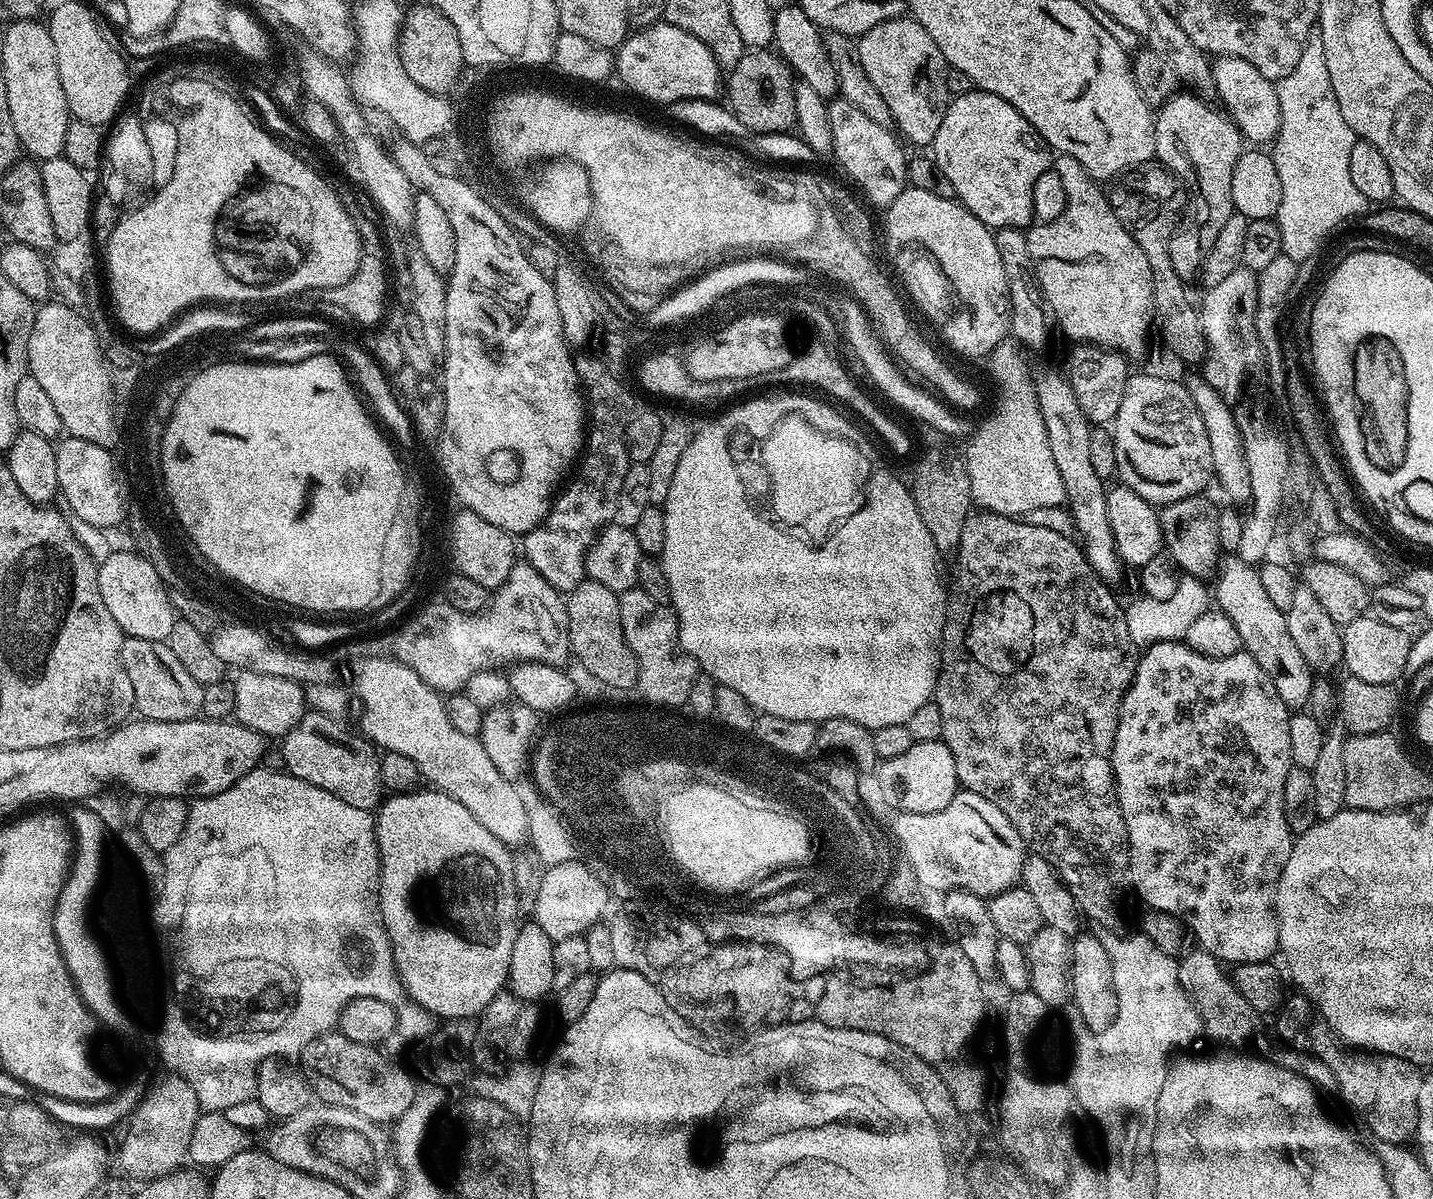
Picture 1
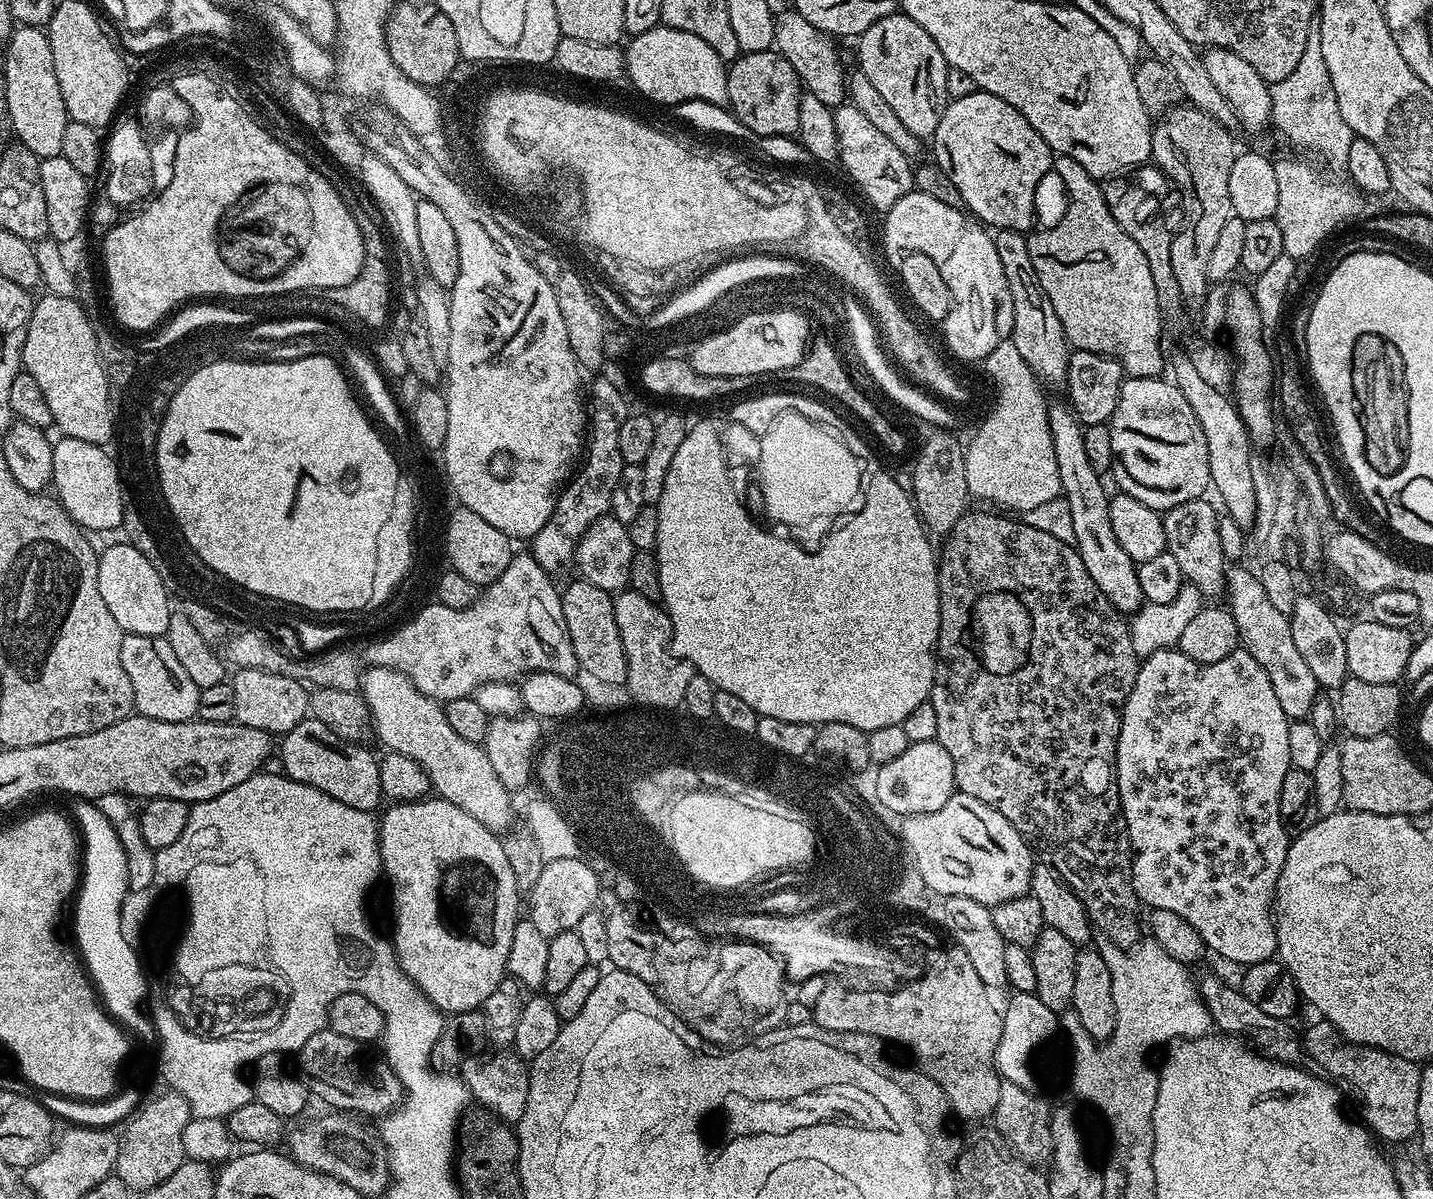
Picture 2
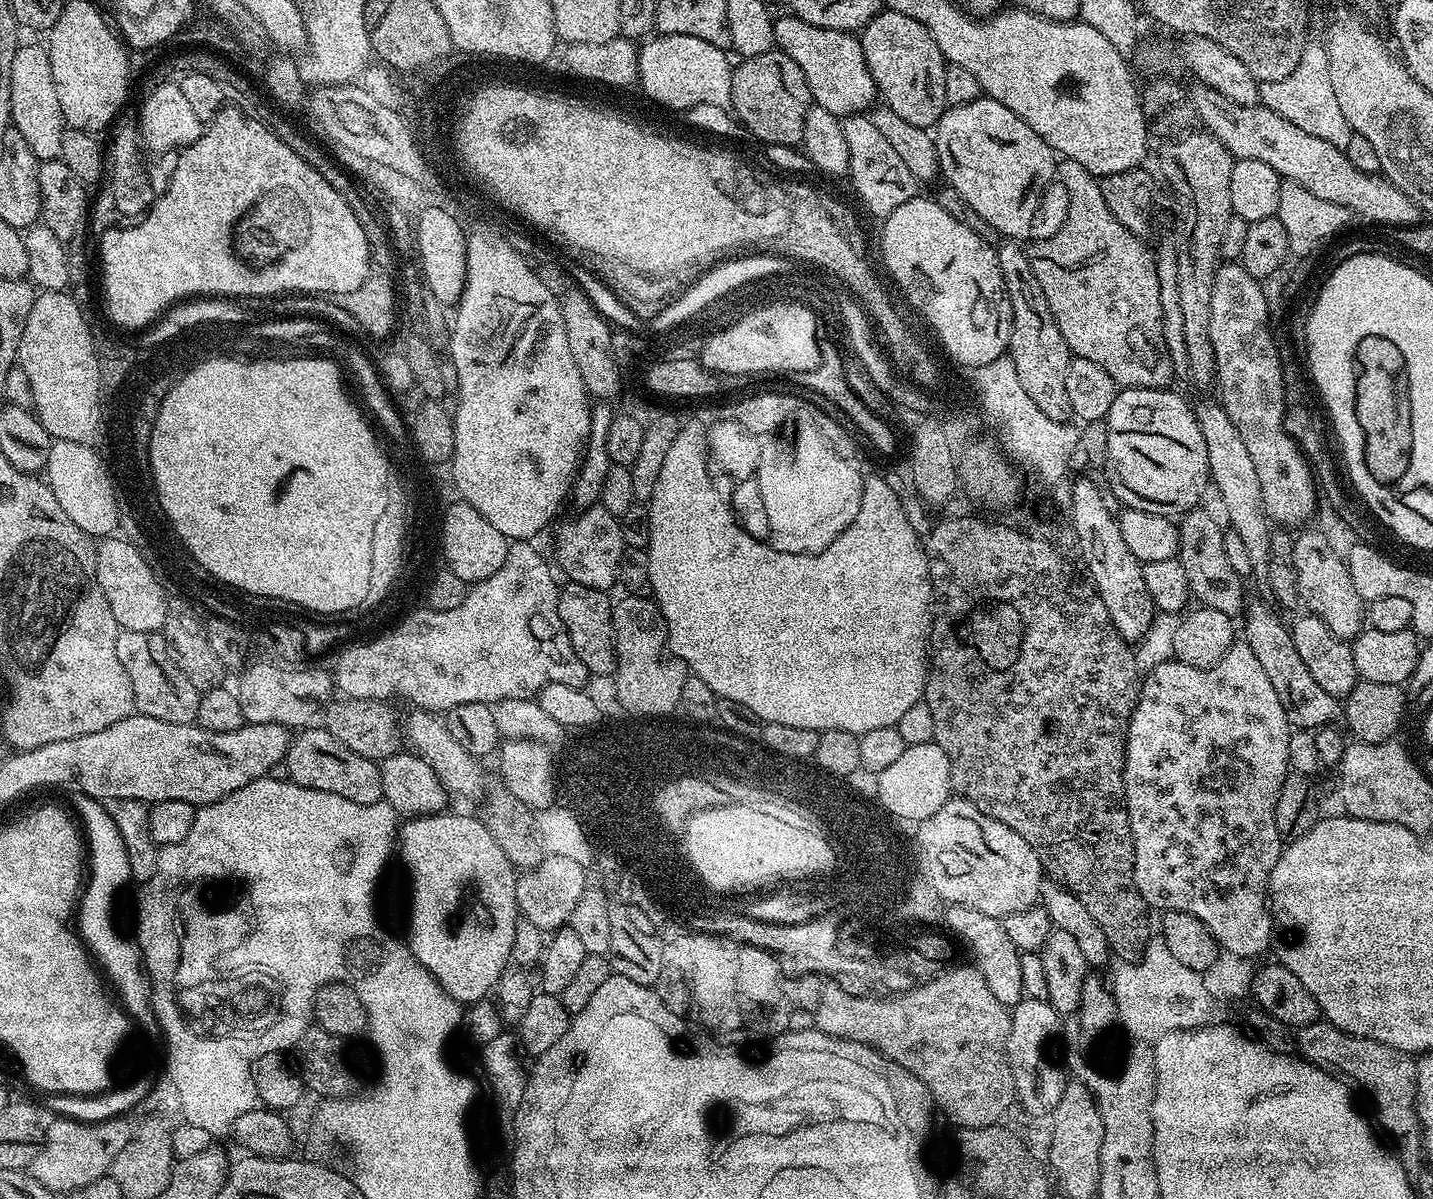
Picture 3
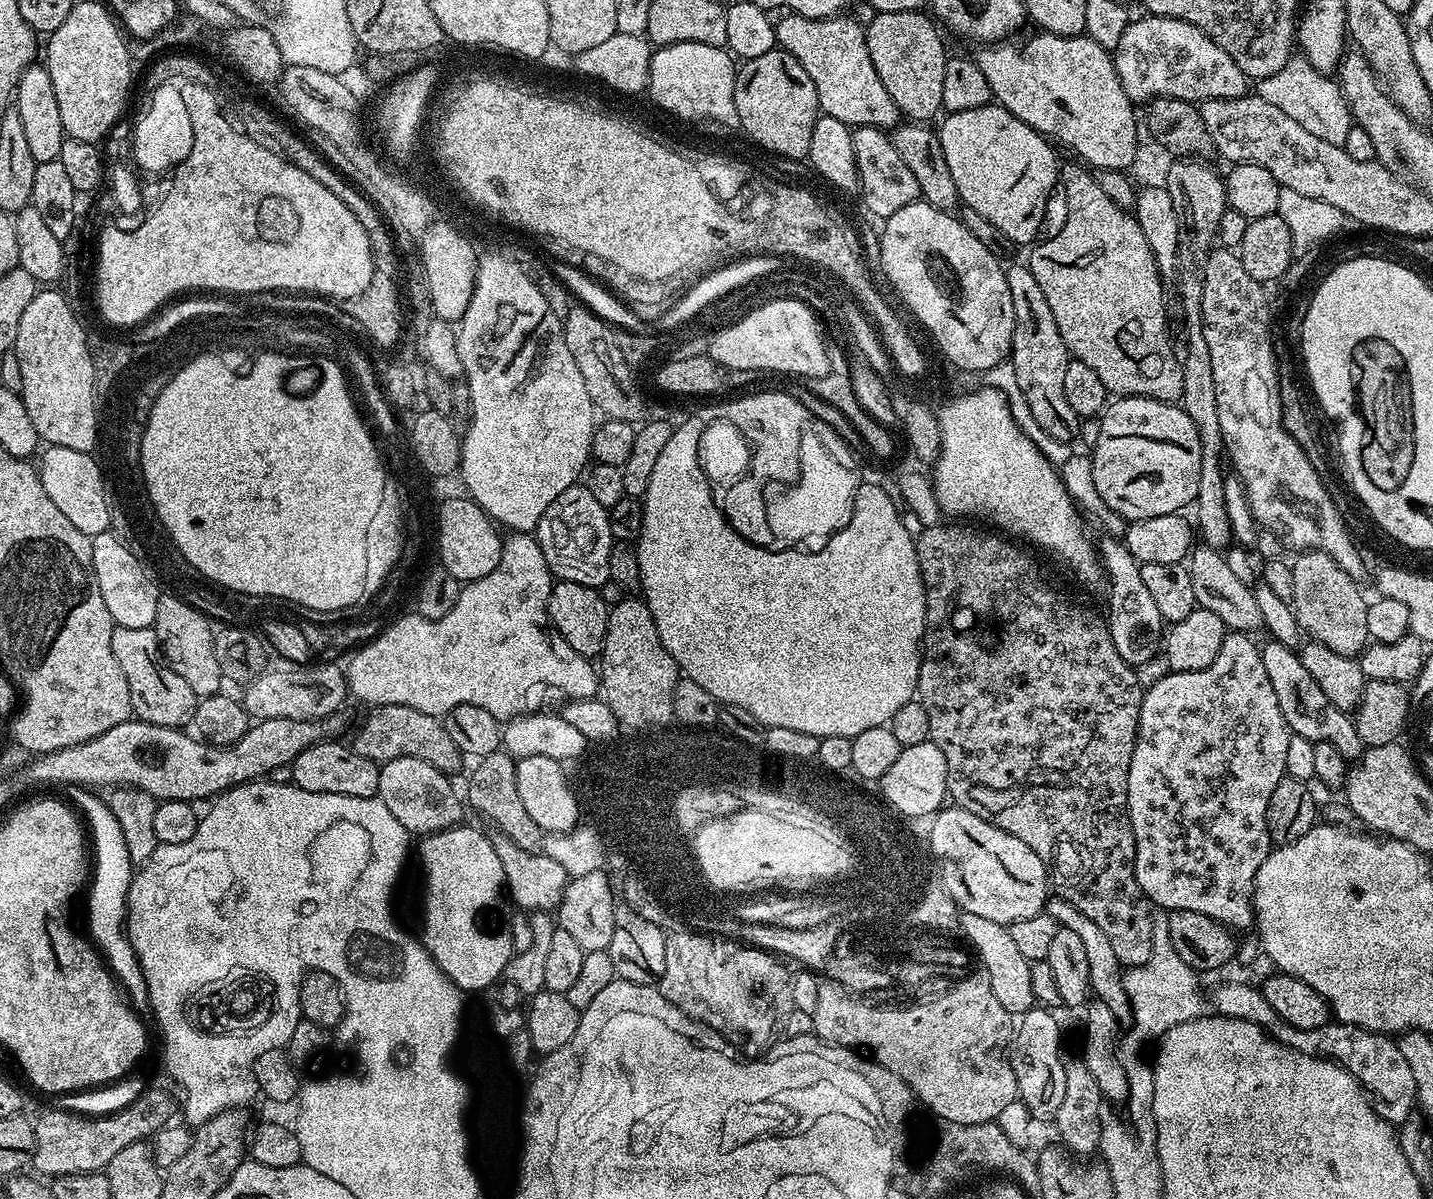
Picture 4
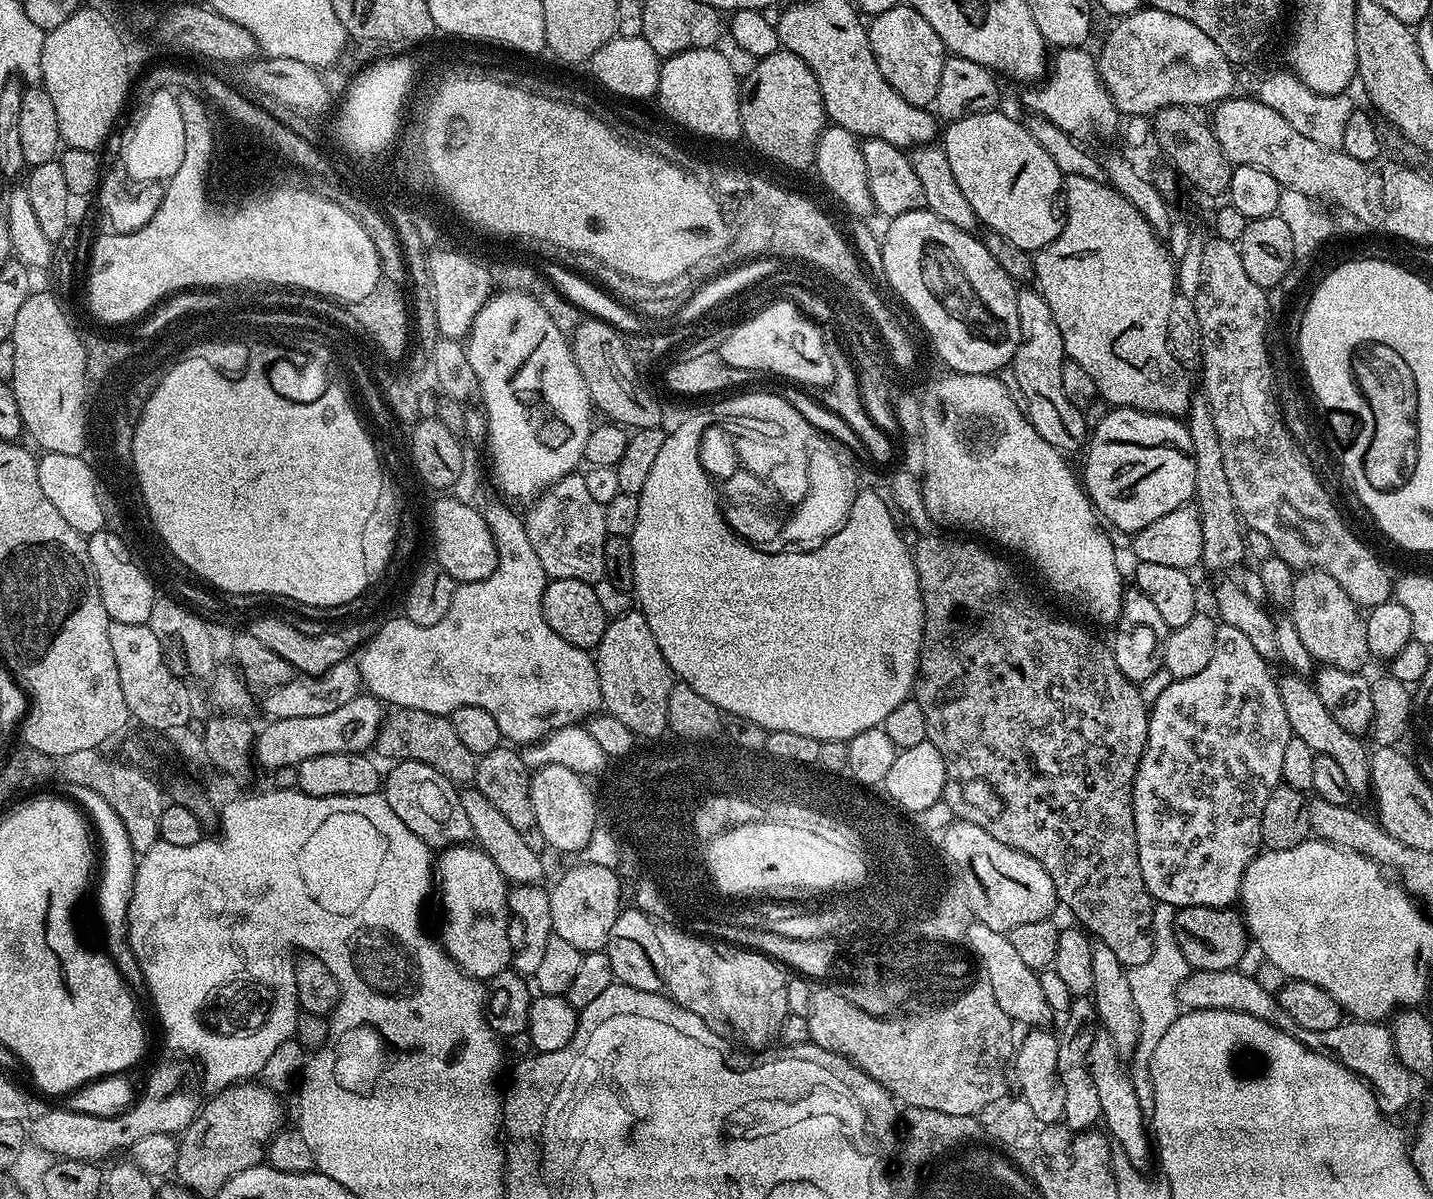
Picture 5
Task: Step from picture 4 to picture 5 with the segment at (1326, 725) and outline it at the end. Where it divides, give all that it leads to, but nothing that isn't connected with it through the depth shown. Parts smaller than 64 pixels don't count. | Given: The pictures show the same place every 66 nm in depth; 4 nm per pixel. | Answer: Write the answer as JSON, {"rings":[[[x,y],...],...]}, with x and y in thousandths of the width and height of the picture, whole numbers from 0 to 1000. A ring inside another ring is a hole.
{"rings":[[[897,562],[893,564],[893,581],[895,589],[897,591],[897,599],[900,599],[902,612],[909,616],[911,622],[920,631],[927,631],[934,636],[934,640],[939,646],[939,653],[942,655],[944,665],[954,665],[955,663],[957,650],[956,649],[956,633],[955,625],[952,625],[952,617],[950,615],[942,612],[941,609],[936,609],[934,606],[934,601],[931,600],[931,595],[923,589],[923,582],[920,582],[918,570],[915,566],[904,562]]]}

